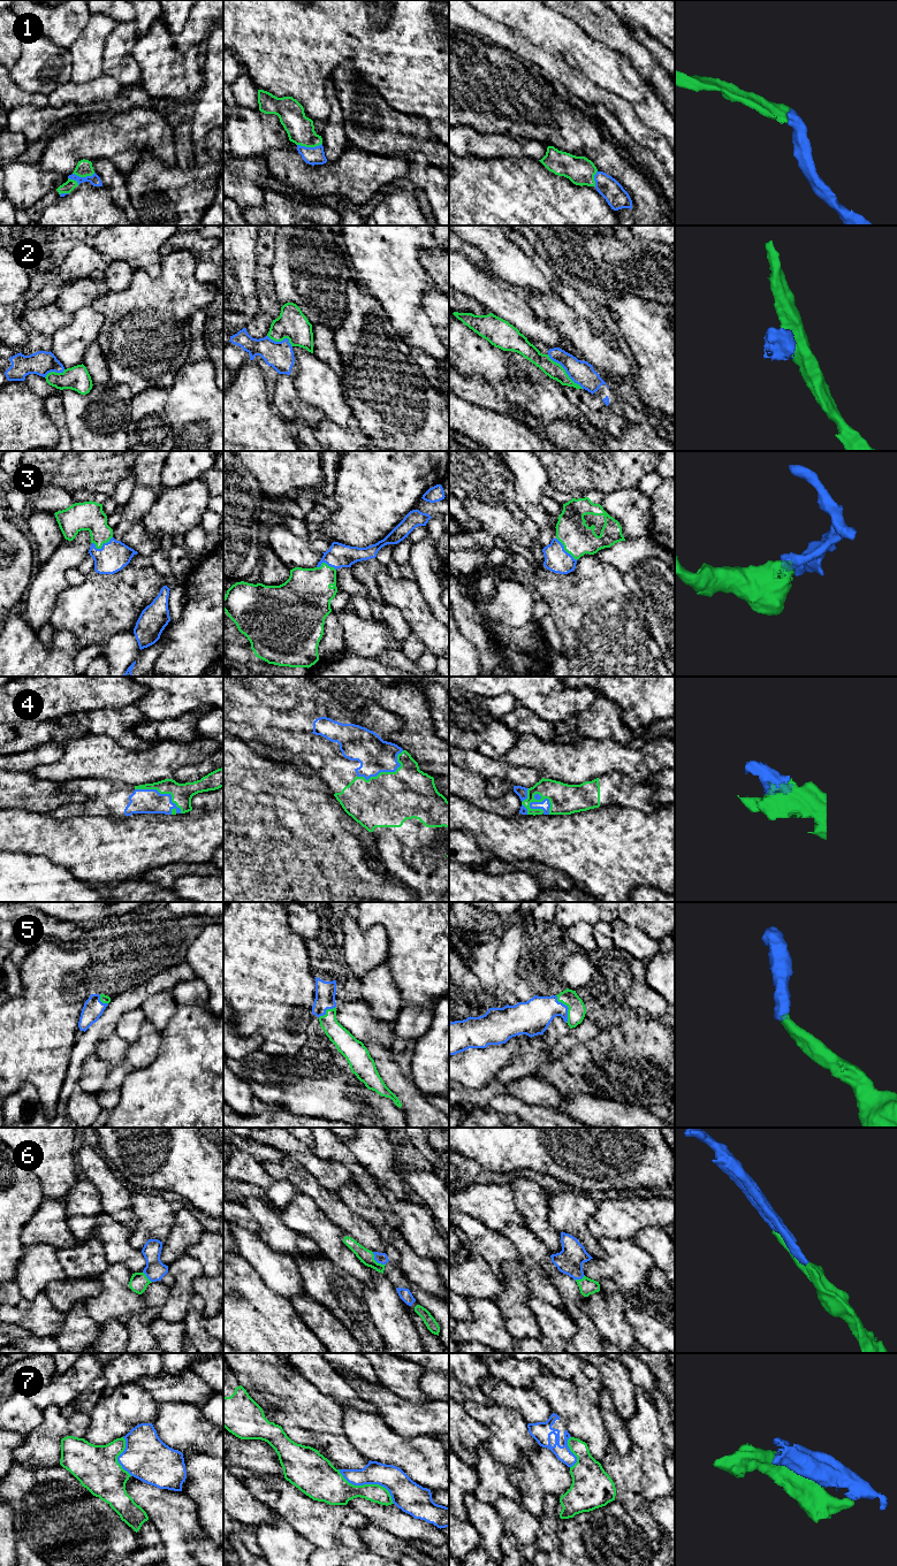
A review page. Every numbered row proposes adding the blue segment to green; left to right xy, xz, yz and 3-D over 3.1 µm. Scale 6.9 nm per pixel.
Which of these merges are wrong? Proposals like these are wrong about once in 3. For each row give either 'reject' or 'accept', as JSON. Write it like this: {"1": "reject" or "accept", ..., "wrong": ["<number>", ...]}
{"1": "accept", "2": "reject", "3": "accept", "4": "accept", "5": "accept", "6": "accept", "7": "reject", "wrong": ["2", "7"]}

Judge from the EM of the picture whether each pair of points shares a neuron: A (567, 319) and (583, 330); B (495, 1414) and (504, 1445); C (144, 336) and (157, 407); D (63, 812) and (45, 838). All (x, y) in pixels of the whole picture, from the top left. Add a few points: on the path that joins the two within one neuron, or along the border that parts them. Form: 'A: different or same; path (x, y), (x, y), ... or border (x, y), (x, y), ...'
A: same; path (570, 322), (579, 330)
B: same; path (501, 1422), (504, 1426), (504, 1437)
C: different; border (166, 388), (149, 387), (134, 396)
D: different; border (48, 814), (55, 818), (85, 815)

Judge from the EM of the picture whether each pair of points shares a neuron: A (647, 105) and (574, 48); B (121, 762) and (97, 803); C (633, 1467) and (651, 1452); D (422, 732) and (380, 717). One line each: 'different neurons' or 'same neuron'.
A: same neuron
B: different neurons
C: different neurons
D: different neurons

